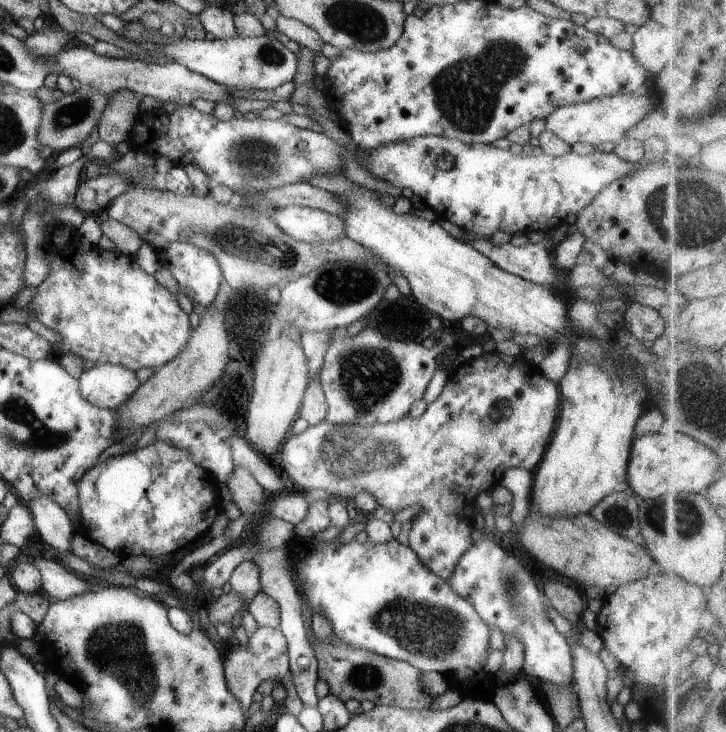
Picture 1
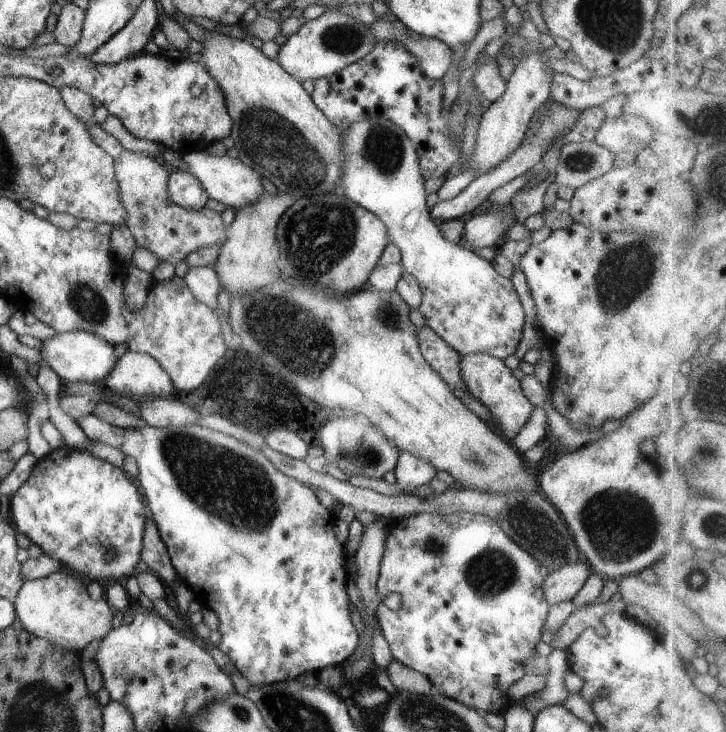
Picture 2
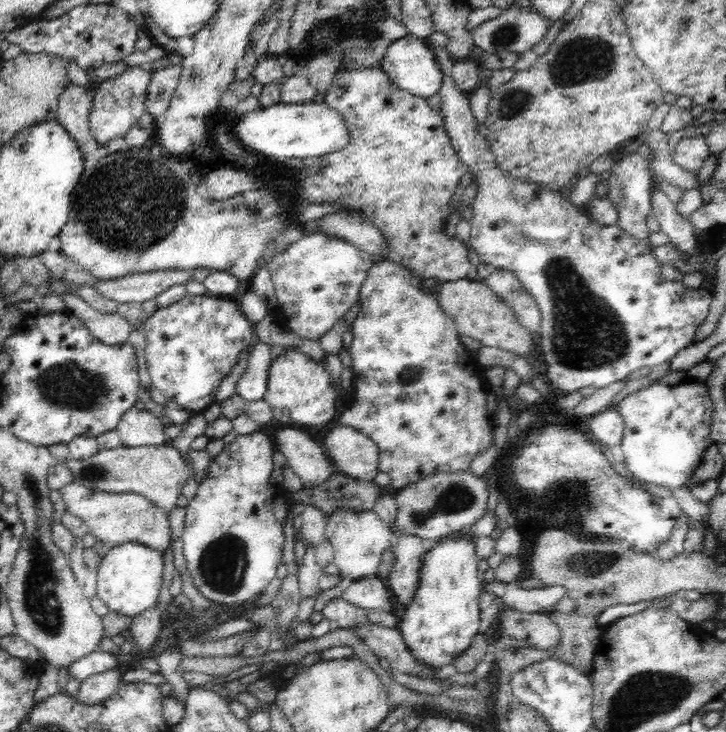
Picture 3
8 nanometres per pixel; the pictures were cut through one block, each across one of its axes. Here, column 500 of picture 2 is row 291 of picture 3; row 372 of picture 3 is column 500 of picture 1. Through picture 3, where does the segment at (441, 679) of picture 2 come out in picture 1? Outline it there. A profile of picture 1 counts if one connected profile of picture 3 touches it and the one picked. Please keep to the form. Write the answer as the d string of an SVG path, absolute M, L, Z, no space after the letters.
M485 535L463 554L448 580L462 598L469 600L489 628L497 628L506 637L516 637L523 644L524 674L542 683L568 687L573 682L573 656L567 636L560 633L545 612L545 597L534 584L528 570L506 554L500 545Z

